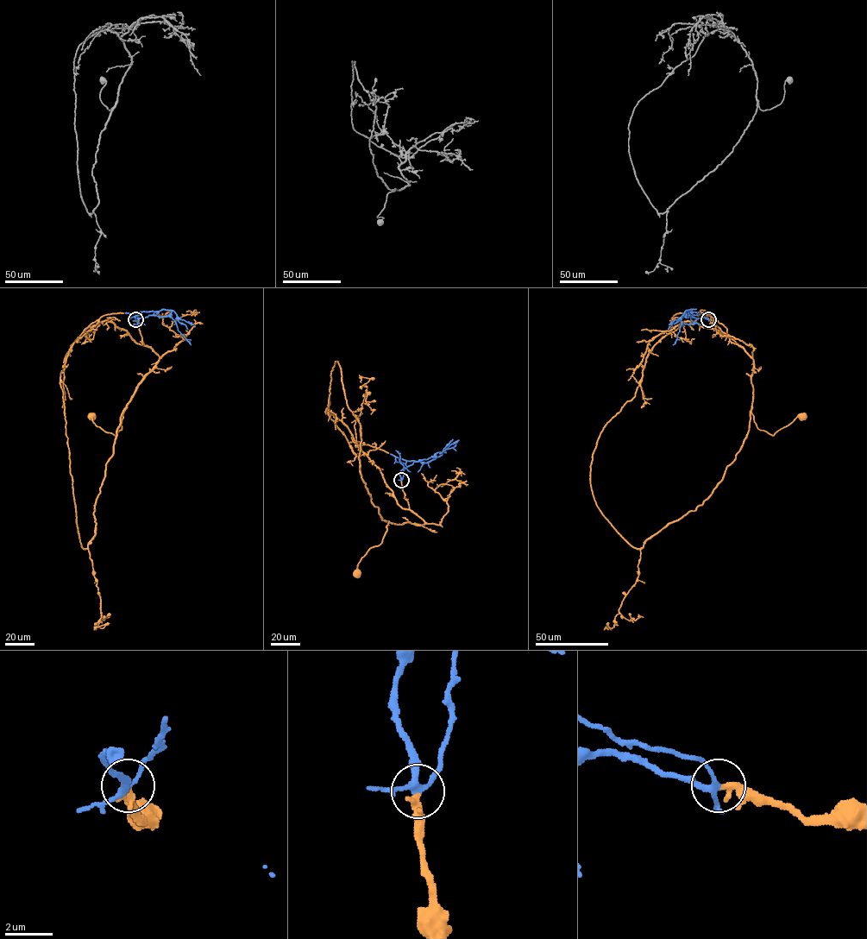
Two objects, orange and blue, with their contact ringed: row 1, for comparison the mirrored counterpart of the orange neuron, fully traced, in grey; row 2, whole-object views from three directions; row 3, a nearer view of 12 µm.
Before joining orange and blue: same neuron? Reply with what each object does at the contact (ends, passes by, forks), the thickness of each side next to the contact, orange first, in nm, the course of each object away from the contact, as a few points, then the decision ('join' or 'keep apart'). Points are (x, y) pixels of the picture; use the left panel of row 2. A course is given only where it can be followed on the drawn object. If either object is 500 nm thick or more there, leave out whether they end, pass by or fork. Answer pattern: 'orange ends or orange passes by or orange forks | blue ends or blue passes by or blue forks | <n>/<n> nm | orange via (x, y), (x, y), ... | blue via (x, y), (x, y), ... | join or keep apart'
orange ends | blue forks | 340/200 nm | orange via (136, 319), (143, 344), (159, 356), (158, 362), (127, 406), (122, 429), (116, 435), (96, 425), (91, 417) | blue via (136, 319), (135, 318), (148, 315), (170, 317), (172, 311), (125, 312) | join

